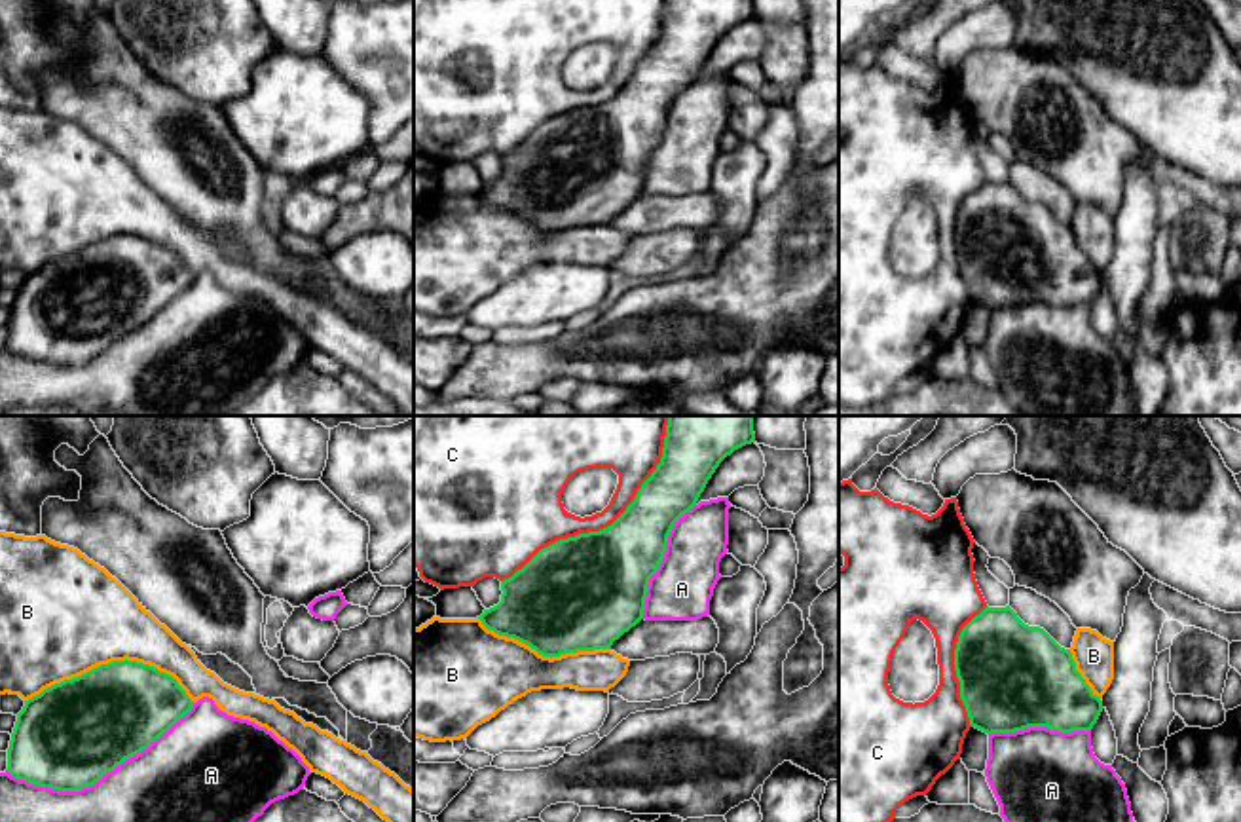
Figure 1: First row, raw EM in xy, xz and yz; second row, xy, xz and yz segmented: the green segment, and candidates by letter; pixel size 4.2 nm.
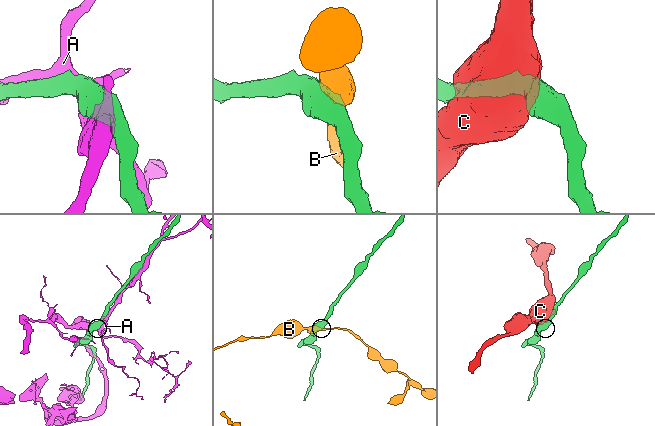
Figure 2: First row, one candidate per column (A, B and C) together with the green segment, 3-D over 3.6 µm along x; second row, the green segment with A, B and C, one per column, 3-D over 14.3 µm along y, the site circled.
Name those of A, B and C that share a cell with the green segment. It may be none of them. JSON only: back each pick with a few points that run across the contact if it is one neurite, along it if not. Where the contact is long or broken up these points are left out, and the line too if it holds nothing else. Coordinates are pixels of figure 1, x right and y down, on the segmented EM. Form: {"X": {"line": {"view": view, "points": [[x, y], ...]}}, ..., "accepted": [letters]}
{"accepted": []}

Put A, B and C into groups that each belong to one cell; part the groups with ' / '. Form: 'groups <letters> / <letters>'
groups A / B / C

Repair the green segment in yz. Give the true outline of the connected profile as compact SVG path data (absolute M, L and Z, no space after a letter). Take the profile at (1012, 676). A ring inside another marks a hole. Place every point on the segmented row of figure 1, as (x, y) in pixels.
M987 606L962 628L954 670L970 725L987 735L1028 727L1091 731L1102 712L1101 697L1076 670L1070 649L1061 647L1044 628L1025 625L1009 606Z

